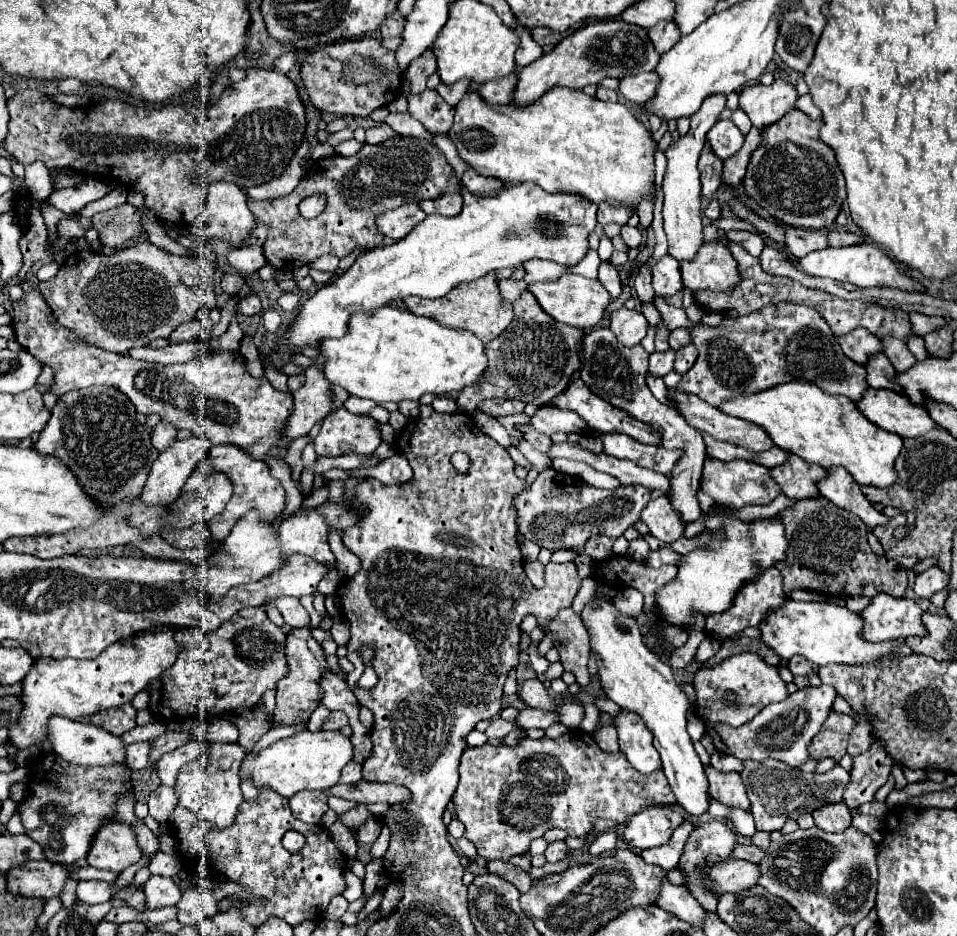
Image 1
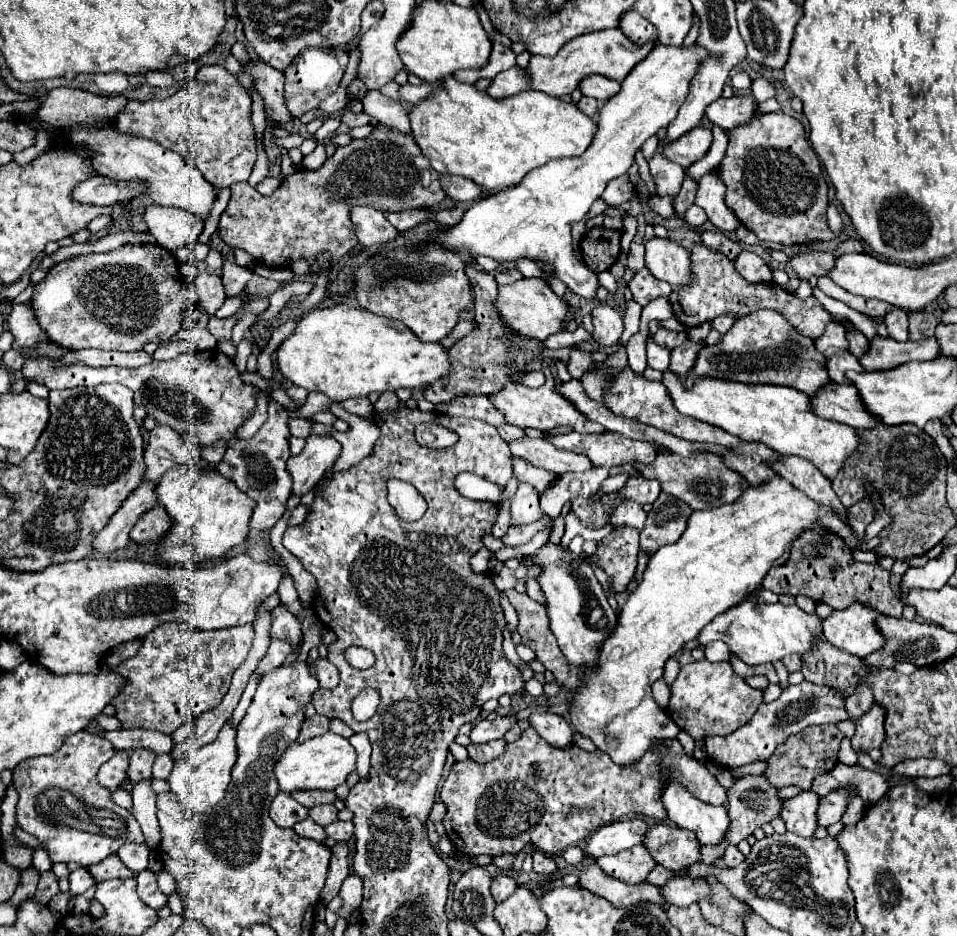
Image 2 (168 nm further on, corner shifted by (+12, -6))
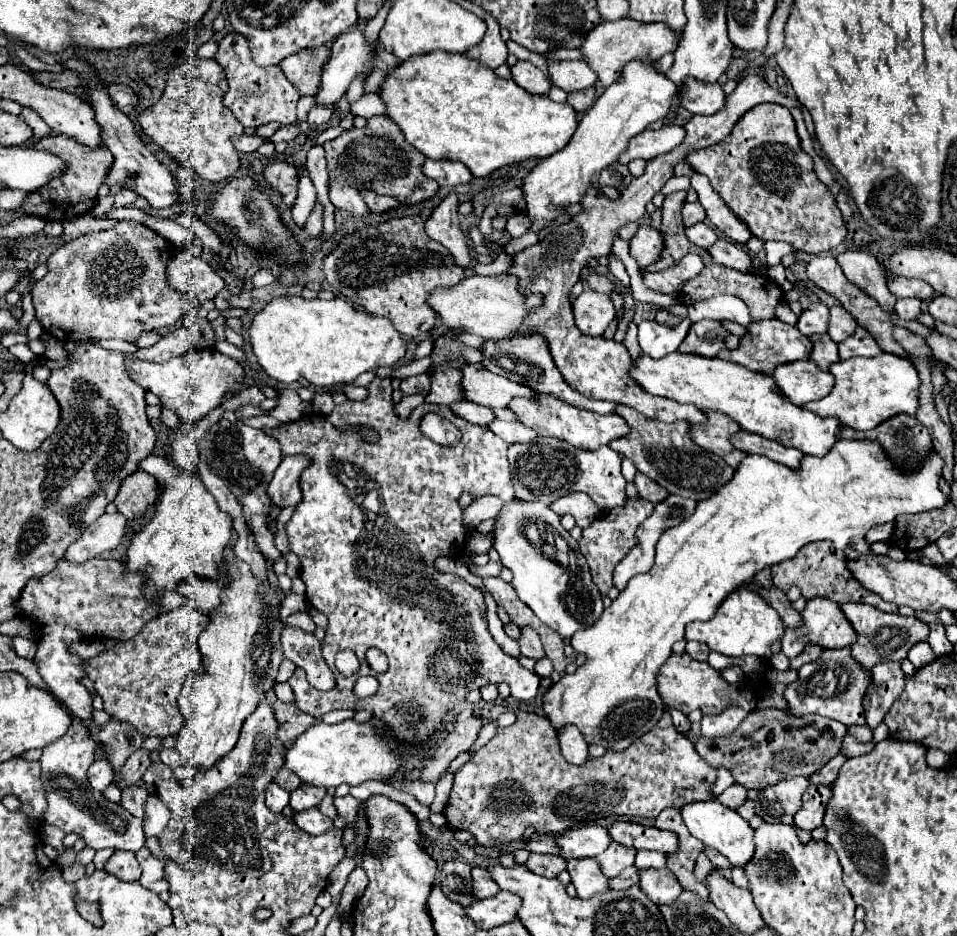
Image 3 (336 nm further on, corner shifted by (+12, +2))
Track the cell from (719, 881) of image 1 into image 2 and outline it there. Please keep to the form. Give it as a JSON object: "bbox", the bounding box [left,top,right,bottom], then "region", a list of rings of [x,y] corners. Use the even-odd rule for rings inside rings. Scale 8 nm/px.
{"bbox":[661,877,709,907],"region":[[[675,877],[661,887],[661,897],[665,901],[665,907],[669,905],[687,907],[707,895],[709,895],[709,885],[701,879],[691,879],[691,877]]]}

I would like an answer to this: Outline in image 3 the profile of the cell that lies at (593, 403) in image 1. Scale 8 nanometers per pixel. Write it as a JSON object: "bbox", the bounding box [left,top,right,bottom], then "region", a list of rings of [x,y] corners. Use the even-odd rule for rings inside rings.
{"bbox":[461,363,537,409],"region":[[[471,363],[461,373],[465,397],[473,403],[493,409],[507,409],[513,397],[537,399],[537,393],[533,389],[491,373],[489,369],[483,367],[483,363]]]}

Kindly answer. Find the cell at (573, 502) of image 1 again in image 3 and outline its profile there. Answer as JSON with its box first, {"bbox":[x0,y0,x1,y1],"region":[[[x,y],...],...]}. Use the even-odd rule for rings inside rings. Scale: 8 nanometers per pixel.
{"bbox":[633,473,667,503],"region":[[[637,473],[637,475],[635,475],[633,485],[637,487],[637,493],[639,493],[643,499],[651,501],[651,503],[663,501],[663,497],[667,497],[667,491],[665,491],[665,489],[661,489],[661,485],[657,485],[657,483],[649,481],[649,477],[645,477],[643,473]]]}

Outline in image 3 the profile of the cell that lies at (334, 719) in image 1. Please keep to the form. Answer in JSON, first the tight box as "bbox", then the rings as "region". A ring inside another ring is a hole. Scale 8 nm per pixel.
{"bbox":[275,703,315,745],"region":[[[277,703],[275,705],[277,721],[281,721],[281,741],[291,745],[301,733],[305,733],[309,727],[315,725],[315,717],[309,713],[303,713],[295,703]]]}

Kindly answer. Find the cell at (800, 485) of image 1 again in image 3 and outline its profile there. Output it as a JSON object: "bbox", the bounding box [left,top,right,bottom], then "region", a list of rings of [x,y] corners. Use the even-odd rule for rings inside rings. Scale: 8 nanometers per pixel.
{"bbox":[691,411,747,469],"region":[[[705,411],[705,413],[709,415],[709,425],[691,427],[693,441],[697,441],[697,445],[701,445],[703,449],[723,457],[733,469],[739,467],[739,463],[747,457],[747,453],[735,449],[729,443],[729,439],[733,433],[743,431],[741,425],[737,425],[735,421],[731,421],[729,417],[725,417],[721,413],[713,413],[713,411]]]}

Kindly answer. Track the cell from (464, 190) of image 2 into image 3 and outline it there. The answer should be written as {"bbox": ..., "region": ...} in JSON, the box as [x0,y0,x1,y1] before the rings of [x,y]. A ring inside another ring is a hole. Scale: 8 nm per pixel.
{"bbox":[423,159,473,187],"region":[[[427,159],[423,165],[423,173],[429,179],[435,179],[441,187],[461,187],[461,185],[469,185],[473,179],[469,169],[465,169],[465,165],[455,161]]]}

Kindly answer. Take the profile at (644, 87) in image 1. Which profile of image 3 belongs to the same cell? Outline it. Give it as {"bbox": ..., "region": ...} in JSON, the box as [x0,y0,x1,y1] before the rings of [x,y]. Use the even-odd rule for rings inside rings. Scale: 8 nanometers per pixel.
{"bbox":[549,61,597,93],"region":[[[585,61],[549,63],[549,73],[553,77],[553,83],[567,93],[587,89],[597,83],[597,73],[593,73],[593,69],[589,69]]]}

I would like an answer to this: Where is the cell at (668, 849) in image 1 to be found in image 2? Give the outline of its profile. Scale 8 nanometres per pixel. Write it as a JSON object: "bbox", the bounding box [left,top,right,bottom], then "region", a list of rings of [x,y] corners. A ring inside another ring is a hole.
{"bbox":[597,845,655,883],"region":[[[635,845],[633,849],[621,851],[617,855],[597,859],[597,865],[605,873],[609,873],[625,883],[641,883],[647,877],[647,873],[655,867],[655,861],[653,861],[653,857],[649,857],[649,853],[643,845]]]}

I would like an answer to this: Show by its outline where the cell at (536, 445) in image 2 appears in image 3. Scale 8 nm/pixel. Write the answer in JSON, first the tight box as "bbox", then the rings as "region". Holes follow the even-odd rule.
{"bbox":[487,419,537,445],"region":[[[497,419],[487,427],[493,429],[493,433],[497,433],[509,445],[513,445],[513,443],[533,443],[537,439],[537,433],[533,429],[527,429],[519,421],[517,423],[507,423],[507,421]]]}

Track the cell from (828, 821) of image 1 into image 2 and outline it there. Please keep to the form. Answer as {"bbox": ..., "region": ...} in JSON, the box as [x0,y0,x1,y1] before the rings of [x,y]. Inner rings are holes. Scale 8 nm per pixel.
{"bbox":[779,791,819,837],"region":[[[801,791],[799,795],[783,801],[779,817],[785,821],[785,827],[801,837],[813,837],[817,829],[817,807],[819,797],[813,791]]]}

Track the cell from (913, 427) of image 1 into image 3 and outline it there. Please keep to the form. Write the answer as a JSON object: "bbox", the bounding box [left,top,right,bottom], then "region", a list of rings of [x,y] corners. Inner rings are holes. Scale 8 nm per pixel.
{"bbox":[773,361,835,405],"region":[[[795,361],[789,365],[779,365],[773,379],[781,393],[789,397],[795,405],[805,405],[825,397],[833,389],[835,377],[813,365],[813,361]]]}

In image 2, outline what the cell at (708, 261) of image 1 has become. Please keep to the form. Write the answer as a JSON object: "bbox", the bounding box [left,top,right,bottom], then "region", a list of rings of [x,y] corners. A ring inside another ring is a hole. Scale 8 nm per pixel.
{"bbox":[645,237,691,285],"region":[[[651,237],[645,241],[645,267],[649,273],[671,285],[687,285],[691,281],[689,251],[669,239]]]}

